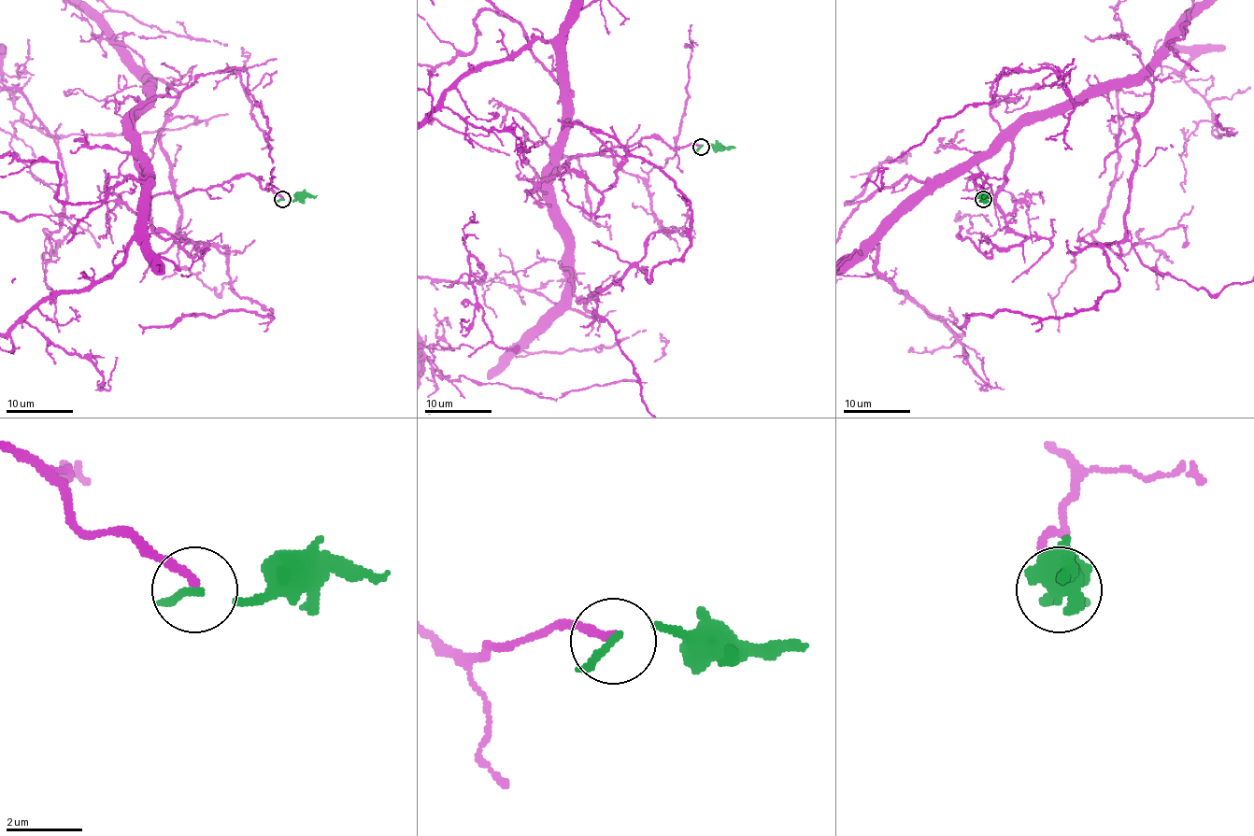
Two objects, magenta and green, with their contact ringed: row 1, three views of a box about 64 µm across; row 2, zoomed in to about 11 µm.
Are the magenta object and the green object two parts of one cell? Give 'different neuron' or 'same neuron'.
different neuron

